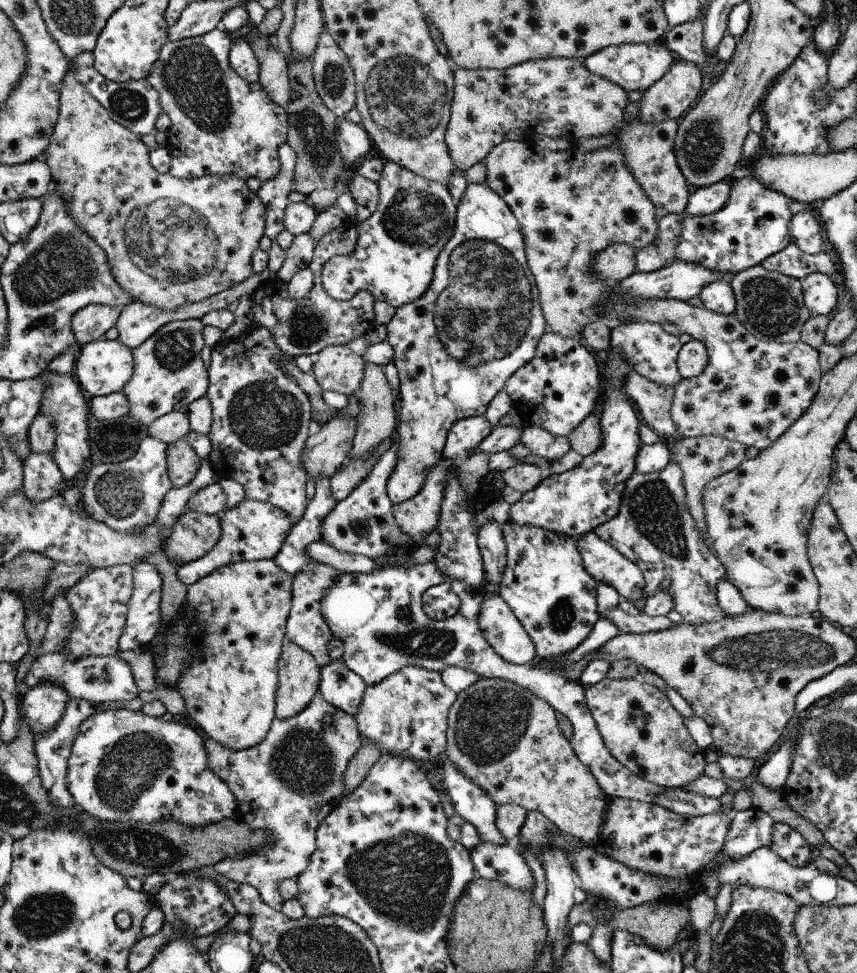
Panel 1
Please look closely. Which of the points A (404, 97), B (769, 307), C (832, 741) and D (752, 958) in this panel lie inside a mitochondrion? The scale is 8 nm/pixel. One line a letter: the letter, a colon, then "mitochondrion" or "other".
A: mitochondrion
B: mitochondrion
C: mitochondrion
D: mitochondrion

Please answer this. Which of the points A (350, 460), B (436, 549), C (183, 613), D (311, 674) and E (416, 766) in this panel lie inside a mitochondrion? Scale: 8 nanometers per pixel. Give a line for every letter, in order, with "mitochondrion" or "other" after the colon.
A: other
B: other
C: other
D: other
E: other

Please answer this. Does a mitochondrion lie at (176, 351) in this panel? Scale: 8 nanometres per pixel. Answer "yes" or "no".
yes

